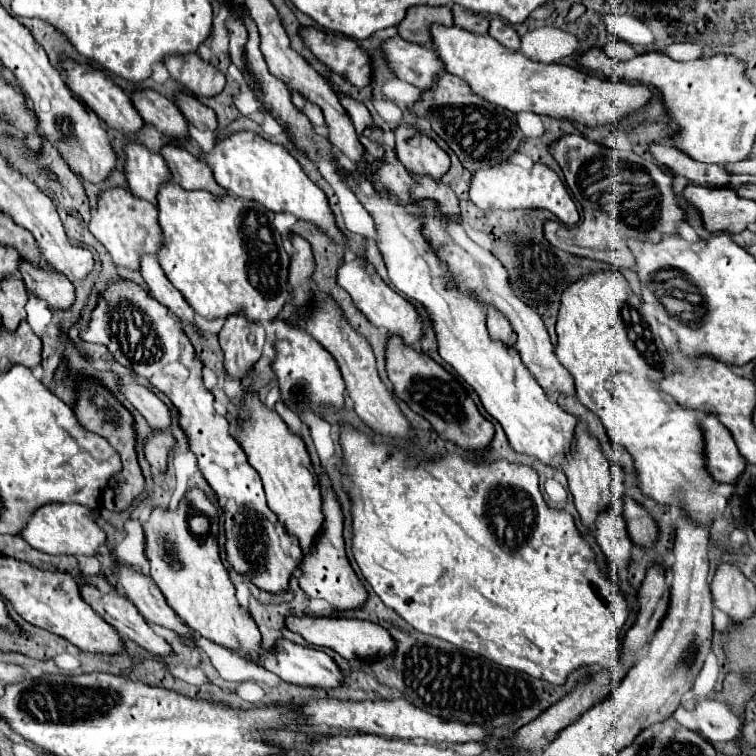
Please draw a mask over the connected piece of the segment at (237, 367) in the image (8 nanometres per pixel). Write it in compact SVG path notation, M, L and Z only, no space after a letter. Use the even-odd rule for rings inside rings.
M231 315L219 331L219 343L225 353L225 371L227 375L241 383L249 377L253 365L261 357L265 343L263 327L249 327L239 315Z

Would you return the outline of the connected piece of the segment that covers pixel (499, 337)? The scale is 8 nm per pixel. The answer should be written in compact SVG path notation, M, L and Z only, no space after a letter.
M493 307L487 311L487 331L489 331L491 339L503 343L505 347L515 347L515 341L517 341L515 331L511 329L509 321Z

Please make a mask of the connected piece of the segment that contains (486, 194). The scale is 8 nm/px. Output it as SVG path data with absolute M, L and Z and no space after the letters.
M503 161L499 165L491 165L489 169L477 169L471 175L469 199L481 209L535 209L543 207L557 215L565 225L575 225L579 221L579 213L575 201L569 197L559 175L543 165L535 163L531 169L523 169L511 161Z

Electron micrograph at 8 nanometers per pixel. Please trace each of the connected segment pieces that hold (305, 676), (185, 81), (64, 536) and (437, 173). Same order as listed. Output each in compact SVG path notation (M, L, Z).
M279 639L271 651L261 655L261 667L277 673L283 681L289 681L289 683L301 685L301 687L335 689L335 687L341 687L343 681L345 681L345 675L343 675L341 667L327 653L323 653L319 649L313 649L313 647L295 645L287 639Z
M175 55L173 59L165 59L165 67L171 79L195 97L217 97L225 87L223 73L201 61L199 55Z
M51 503L43 509L37 509L37 515L29 521L25 527L25 533L21 537L35 549L49 553L49 555L85 555L95 557L99 553L99 547L107 543L107 533L97 523L99 509L89 509L75 503Z
M401 123L395 129L395 139L397 157L413 175L429 175L431 179L441 179L449 171L449 155L433 139L421 135L415 127Z

